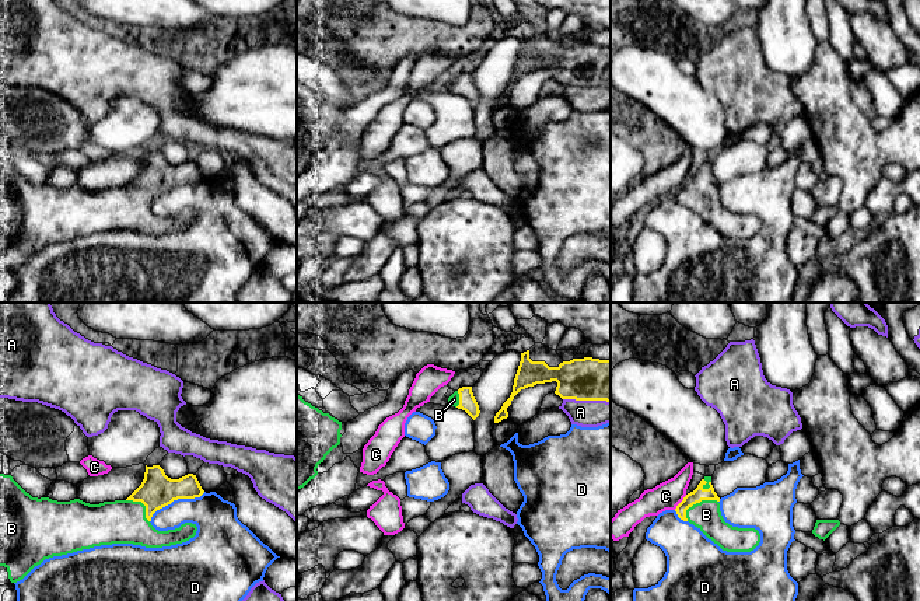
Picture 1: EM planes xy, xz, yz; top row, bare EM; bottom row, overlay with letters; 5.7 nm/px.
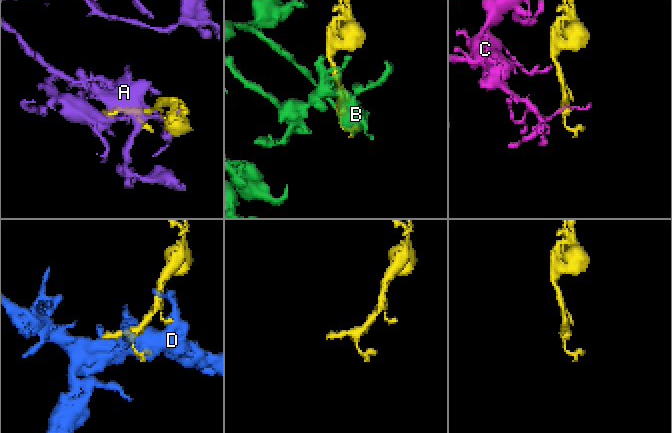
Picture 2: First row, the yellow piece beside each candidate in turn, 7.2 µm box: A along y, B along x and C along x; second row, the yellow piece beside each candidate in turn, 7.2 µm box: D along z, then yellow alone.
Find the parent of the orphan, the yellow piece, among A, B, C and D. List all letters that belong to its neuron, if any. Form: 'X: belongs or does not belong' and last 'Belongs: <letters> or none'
A: does not belong
B: belongs
C: does not belong
D: does not belong
Belongs: B

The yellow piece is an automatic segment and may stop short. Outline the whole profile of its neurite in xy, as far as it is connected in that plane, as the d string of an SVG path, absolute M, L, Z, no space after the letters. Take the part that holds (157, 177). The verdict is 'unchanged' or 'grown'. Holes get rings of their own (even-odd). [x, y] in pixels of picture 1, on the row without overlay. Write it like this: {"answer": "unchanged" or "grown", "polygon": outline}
{"answer": "grown", "polygon": "M160 151L147 153L141 171L126 185L90 191L80 185L57 188L49 184L32 184L11 161L0 160L0 252L8 258L11 269L22 266L35 252L45 245L62 242L83 235L112 230L133 230L146 234L162 234L189 227L196 221L197 213L185 209L179 214L158 217L151 212L153 200L178 185L195 185L204 179L196 161L188 160L179 165L171 165Z"}

